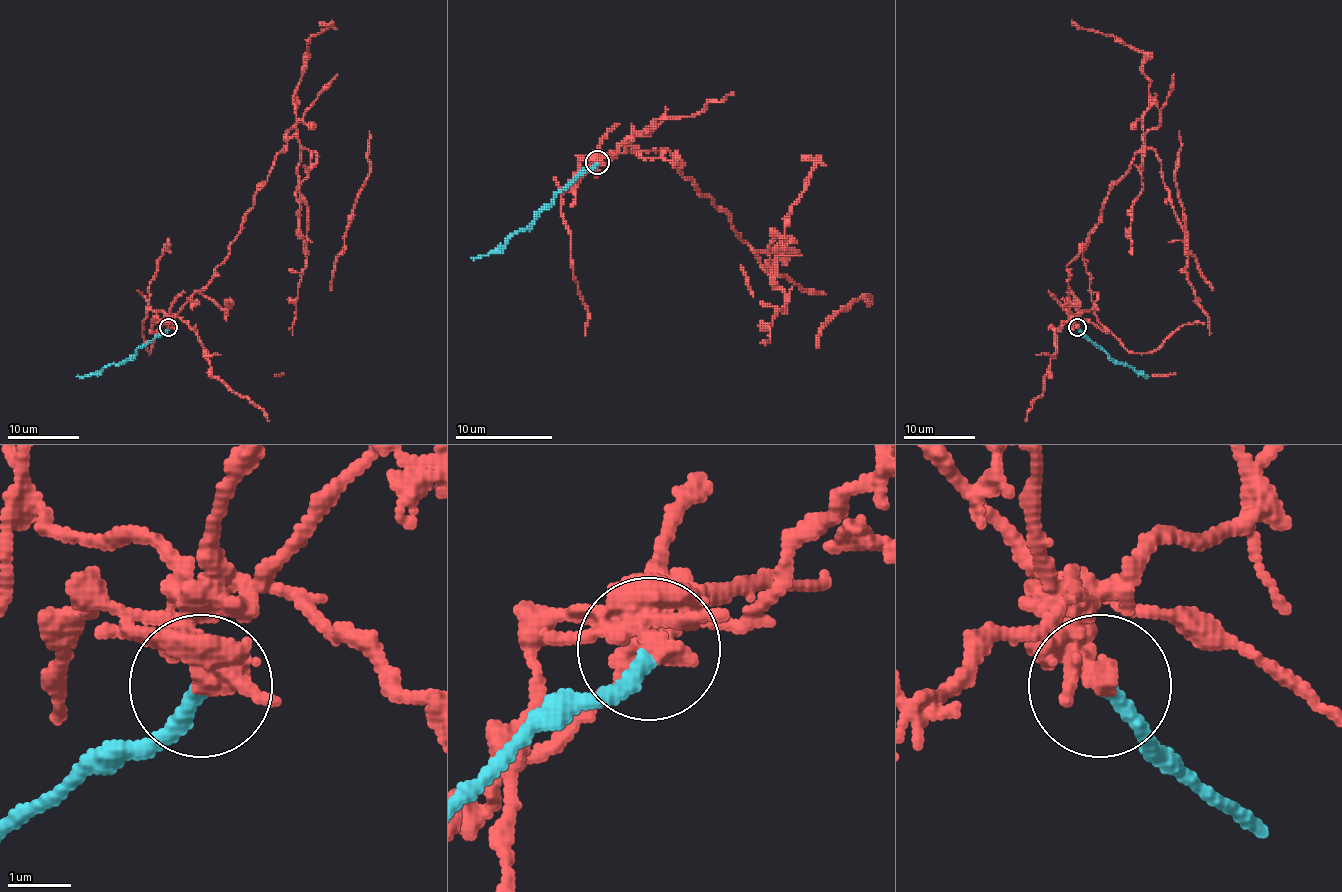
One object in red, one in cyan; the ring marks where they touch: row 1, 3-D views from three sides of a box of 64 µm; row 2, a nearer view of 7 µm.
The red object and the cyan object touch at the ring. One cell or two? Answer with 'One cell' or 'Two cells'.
Two cells

